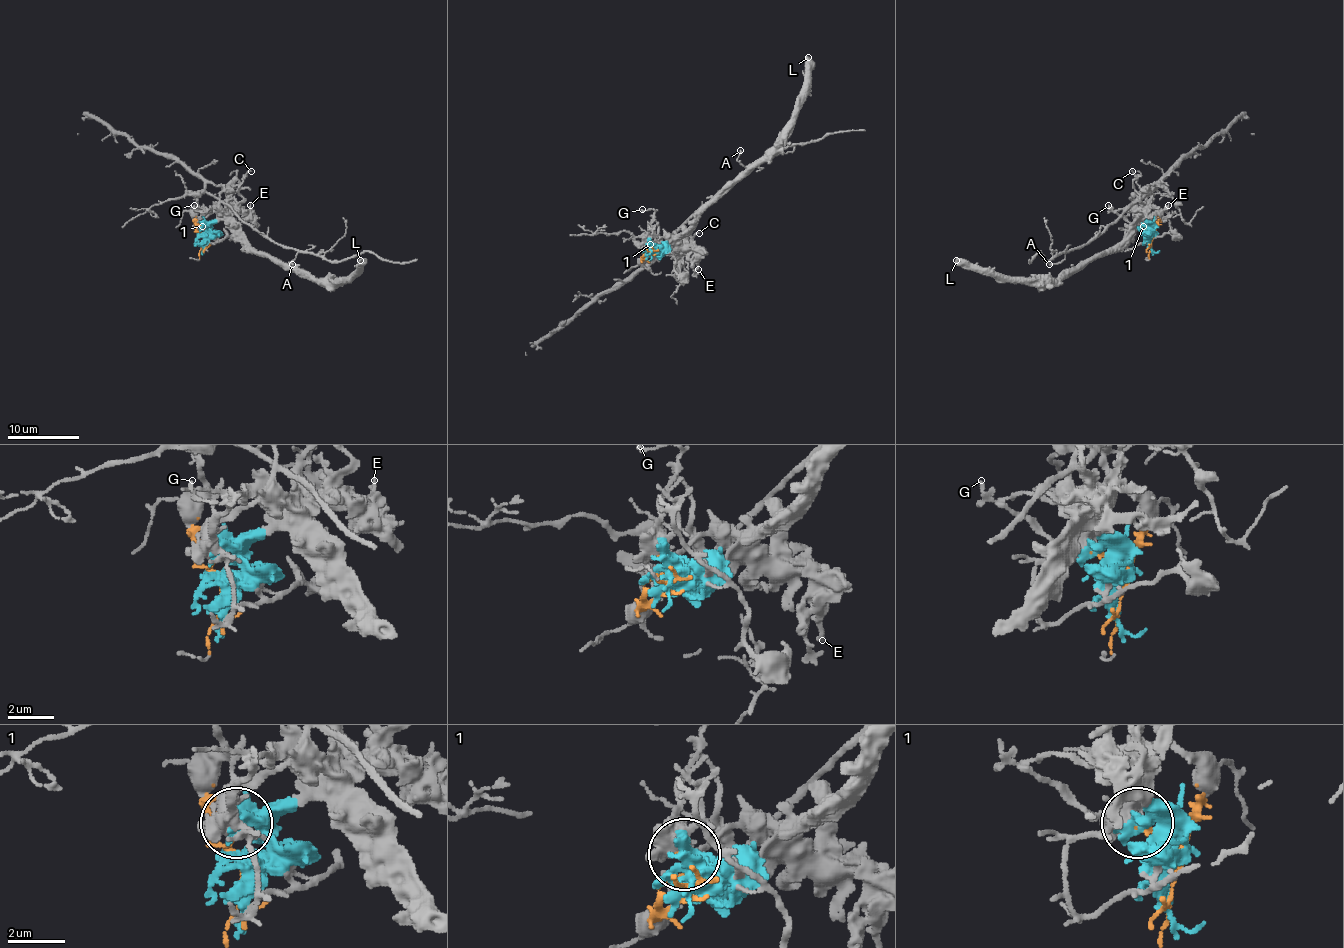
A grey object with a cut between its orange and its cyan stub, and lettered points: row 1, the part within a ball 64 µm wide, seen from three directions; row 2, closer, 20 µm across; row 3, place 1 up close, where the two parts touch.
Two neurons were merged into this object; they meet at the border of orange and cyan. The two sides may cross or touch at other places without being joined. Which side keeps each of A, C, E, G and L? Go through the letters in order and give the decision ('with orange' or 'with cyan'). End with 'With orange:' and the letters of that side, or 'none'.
A: with orange
C: with cyan
E: with cyan
G: with cyan
L: with cyan
With orange: A

